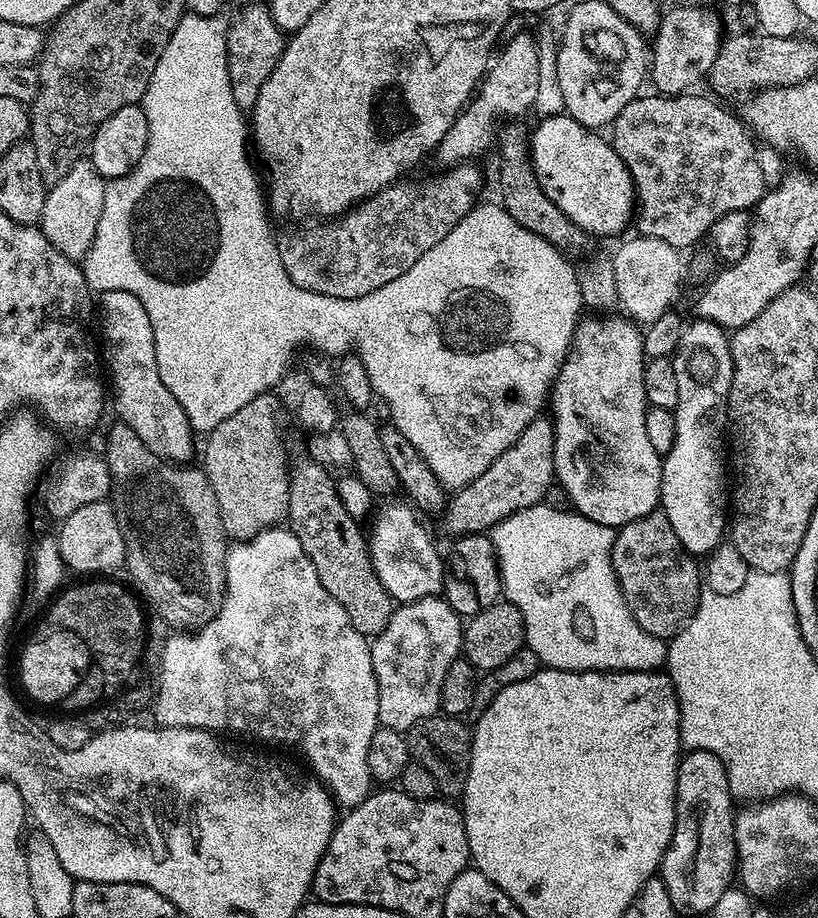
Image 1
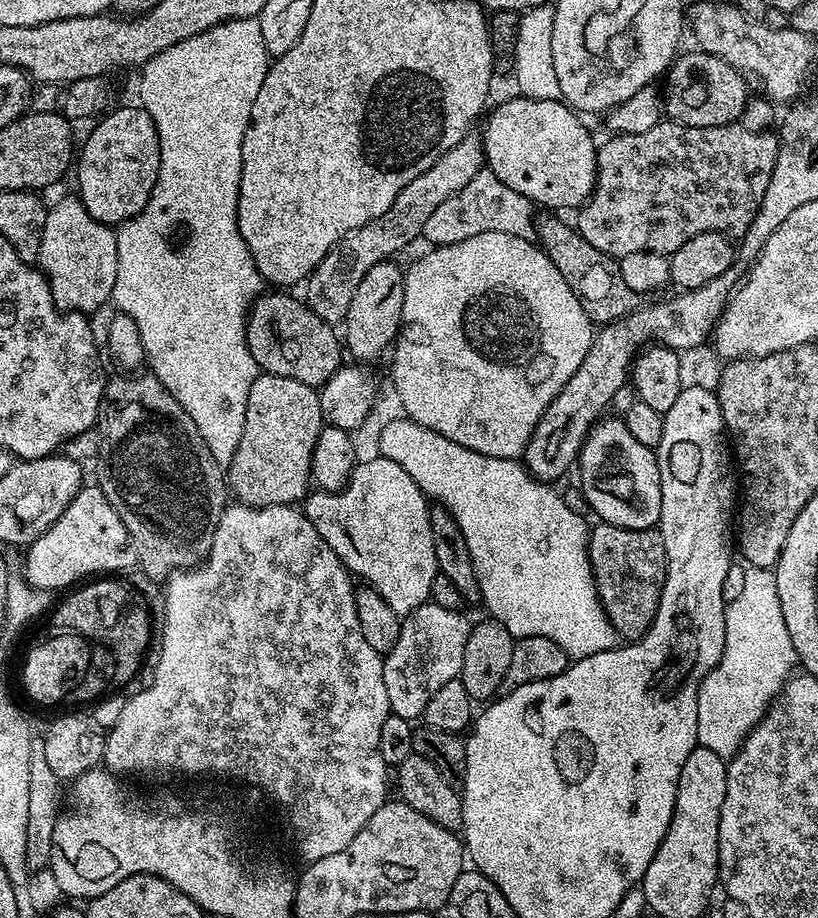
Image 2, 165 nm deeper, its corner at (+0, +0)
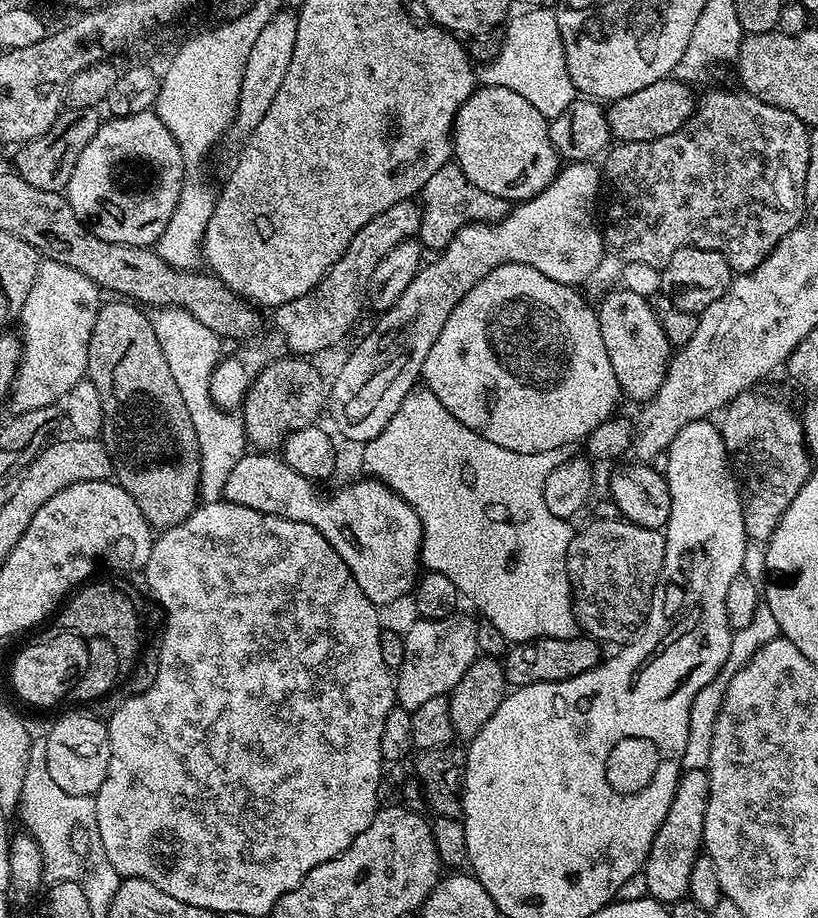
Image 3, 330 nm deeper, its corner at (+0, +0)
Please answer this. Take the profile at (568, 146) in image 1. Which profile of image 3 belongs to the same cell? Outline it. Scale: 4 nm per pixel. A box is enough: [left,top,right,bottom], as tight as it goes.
[452,86,562,202]

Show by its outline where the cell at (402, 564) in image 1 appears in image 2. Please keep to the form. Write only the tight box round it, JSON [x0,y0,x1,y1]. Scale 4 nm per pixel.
[303,454,438,618]

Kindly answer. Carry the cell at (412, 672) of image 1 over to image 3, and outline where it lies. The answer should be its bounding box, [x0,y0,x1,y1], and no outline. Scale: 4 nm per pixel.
[395,614,479,712]

